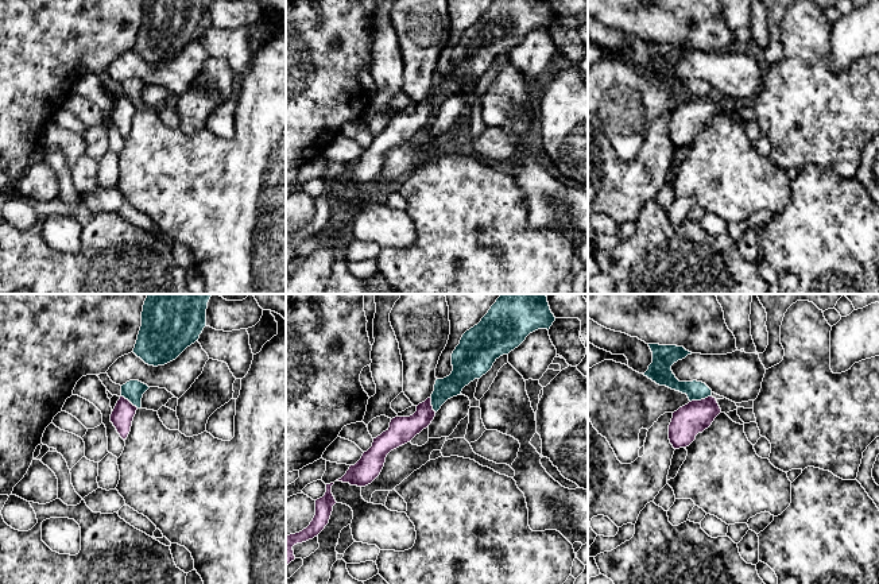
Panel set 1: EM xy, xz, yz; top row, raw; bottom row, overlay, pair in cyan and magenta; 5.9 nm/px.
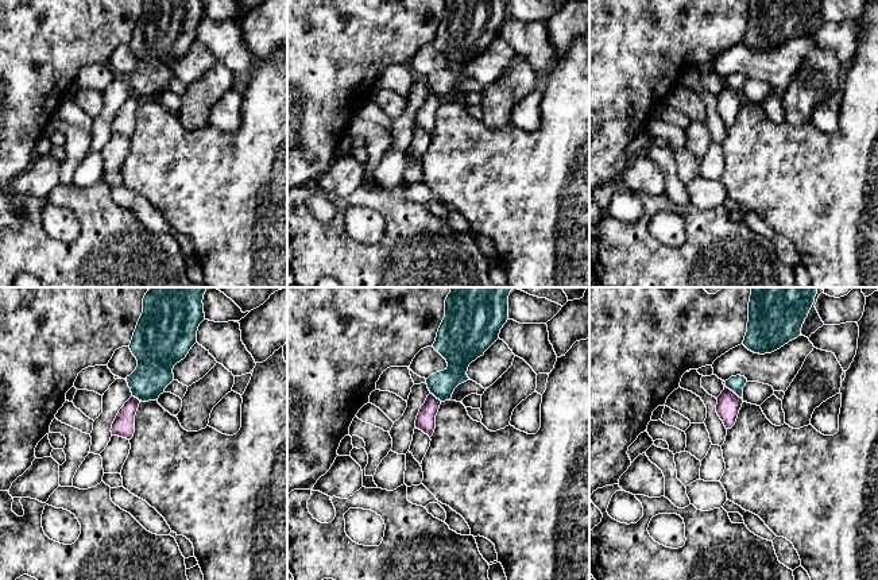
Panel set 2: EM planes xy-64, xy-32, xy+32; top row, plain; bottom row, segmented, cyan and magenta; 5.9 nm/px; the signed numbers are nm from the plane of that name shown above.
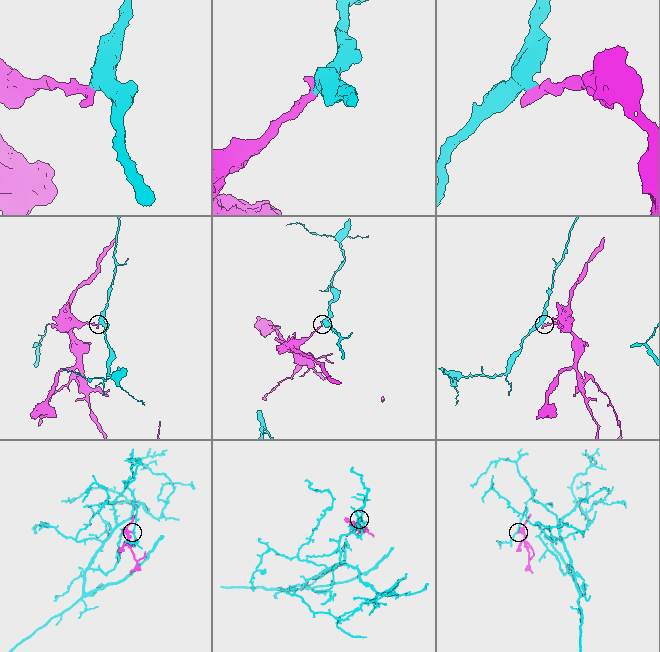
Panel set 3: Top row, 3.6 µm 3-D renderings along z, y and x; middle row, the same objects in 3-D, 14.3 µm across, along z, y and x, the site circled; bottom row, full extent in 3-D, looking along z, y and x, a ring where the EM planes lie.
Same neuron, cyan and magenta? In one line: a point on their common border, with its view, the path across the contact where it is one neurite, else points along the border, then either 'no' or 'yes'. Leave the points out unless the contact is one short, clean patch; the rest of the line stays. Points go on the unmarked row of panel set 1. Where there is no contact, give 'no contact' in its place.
yz (700, 97) | along yz (709, 93), (690, 100) | no

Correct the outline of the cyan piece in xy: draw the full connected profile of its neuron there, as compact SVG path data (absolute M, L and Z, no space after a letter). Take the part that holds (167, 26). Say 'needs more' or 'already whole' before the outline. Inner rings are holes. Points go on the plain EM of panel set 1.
already whole; M144 0L133 51L148 63L164 63L198 39L208 0Z

